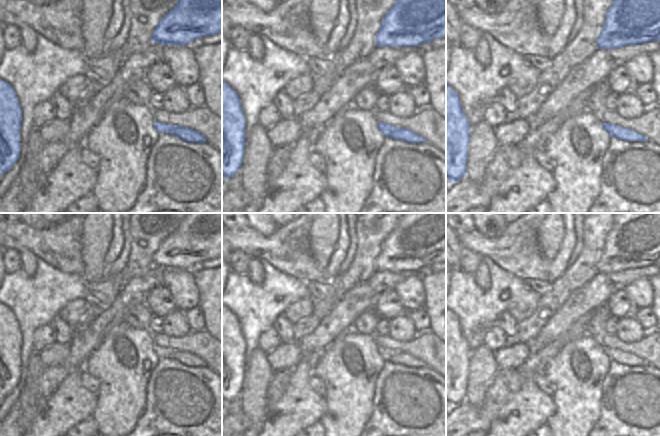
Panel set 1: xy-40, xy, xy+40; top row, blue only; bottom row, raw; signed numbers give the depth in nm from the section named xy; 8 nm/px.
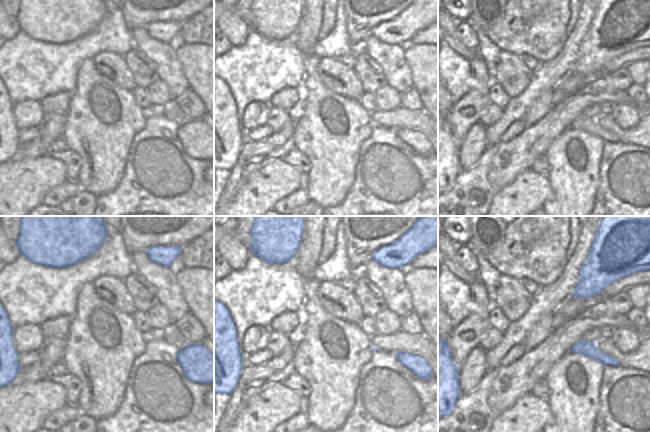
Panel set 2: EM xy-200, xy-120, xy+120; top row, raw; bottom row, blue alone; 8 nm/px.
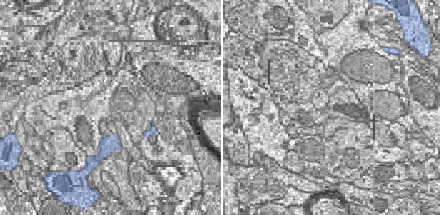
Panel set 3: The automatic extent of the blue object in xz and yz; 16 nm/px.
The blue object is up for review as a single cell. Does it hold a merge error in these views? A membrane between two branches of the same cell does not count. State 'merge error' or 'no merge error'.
no merge error

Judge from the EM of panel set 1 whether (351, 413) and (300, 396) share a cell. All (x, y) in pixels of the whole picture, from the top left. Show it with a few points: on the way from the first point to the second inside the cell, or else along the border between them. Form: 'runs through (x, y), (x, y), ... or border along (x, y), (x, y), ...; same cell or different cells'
border along (324, 397), (325, 412), (319, 420); different cells

